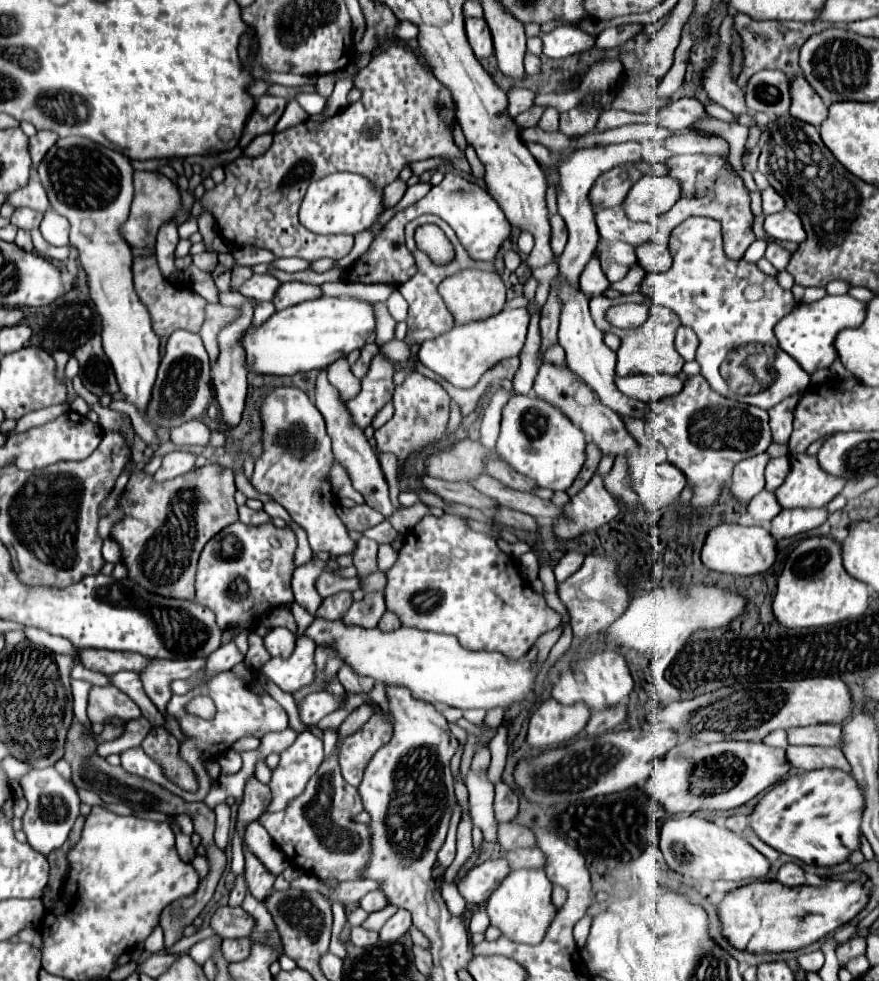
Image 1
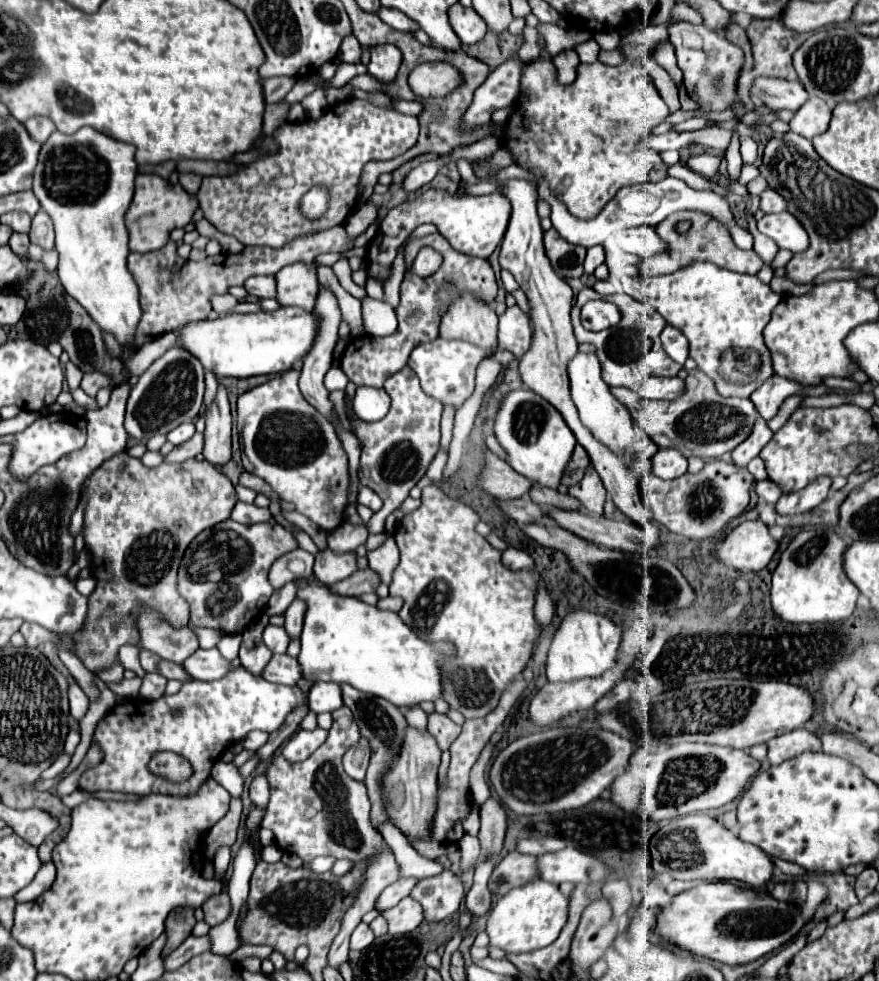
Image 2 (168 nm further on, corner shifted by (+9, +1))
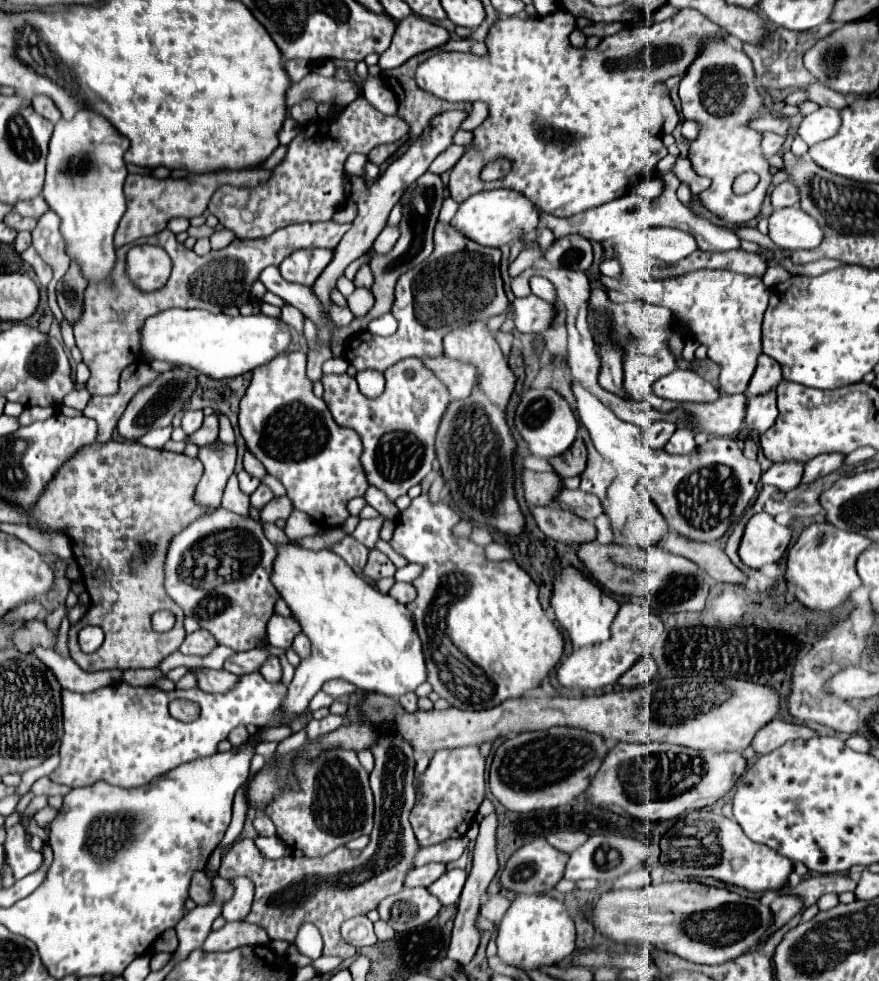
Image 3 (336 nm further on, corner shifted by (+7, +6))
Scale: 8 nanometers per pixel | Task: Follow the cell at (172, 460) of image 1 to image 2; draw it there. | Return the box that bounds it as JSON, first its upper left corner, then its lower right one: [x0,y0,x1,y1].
[164,432,204,464]

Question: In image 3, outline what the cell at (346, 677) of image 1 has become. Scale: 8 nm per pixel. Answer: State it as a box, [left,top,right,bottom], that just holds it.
[220,693,420,957]

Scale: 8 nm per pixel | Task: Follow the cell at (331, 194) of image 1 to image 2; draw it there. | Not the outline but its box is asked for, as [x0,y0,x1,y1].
[300,184,330,220]

